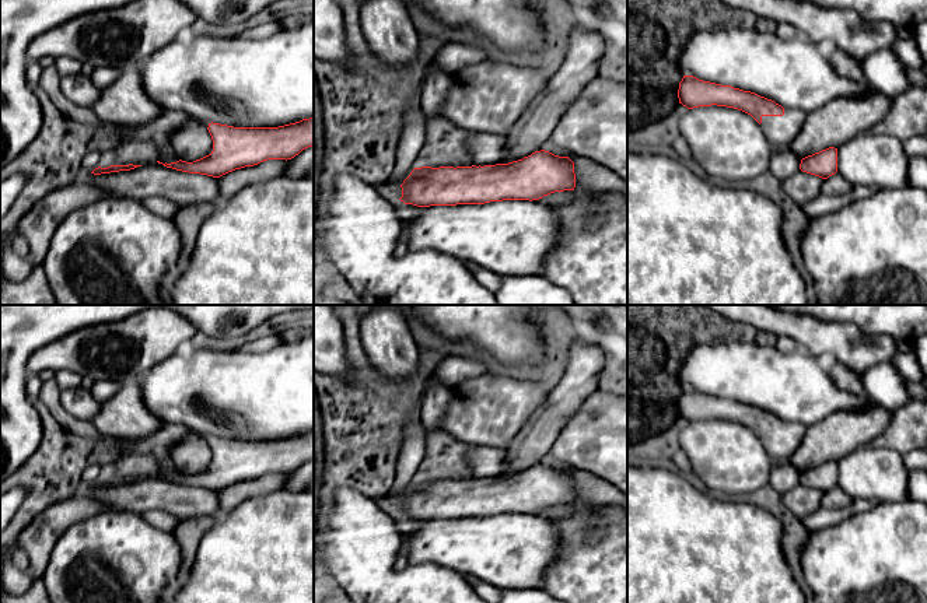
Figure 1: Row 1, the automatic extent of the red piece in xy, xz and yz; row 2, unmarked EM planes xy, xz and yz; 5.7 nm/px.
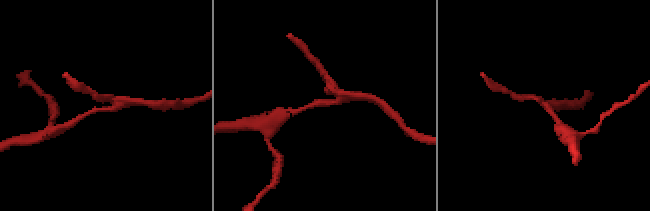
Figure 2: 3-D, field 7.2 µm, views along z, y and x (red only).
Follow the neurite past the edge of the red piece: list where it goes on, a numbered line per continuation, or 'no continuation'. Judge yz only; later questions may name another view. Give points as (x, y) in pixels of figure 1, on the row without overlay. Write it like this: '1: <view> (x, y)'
1: yz (780, 444)

